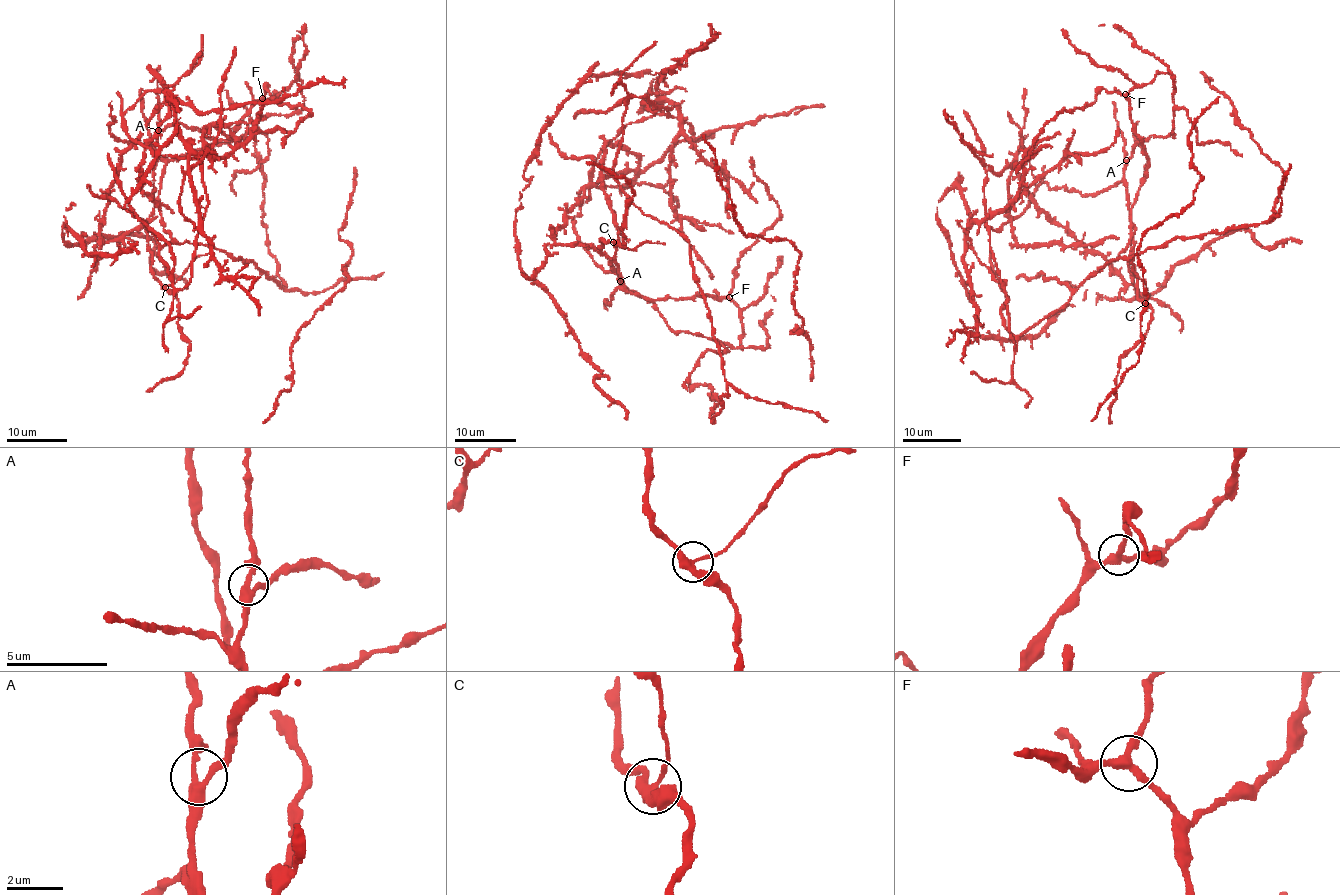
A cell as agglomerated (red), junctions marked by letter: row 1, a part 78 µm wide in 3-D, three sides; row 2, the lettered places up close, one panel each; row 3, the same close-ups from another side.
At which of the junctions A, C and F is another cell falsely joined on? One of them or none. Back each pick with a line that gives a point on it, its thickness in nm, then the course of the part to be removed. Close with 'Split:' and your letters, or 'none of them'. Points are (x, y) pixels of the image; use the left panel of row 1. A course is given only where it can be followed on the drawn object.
C: at (165, 287); 280 nm thick; foreign part runs (166, 286), (175, 283), (195, 258), (213, 254)
Split: C

